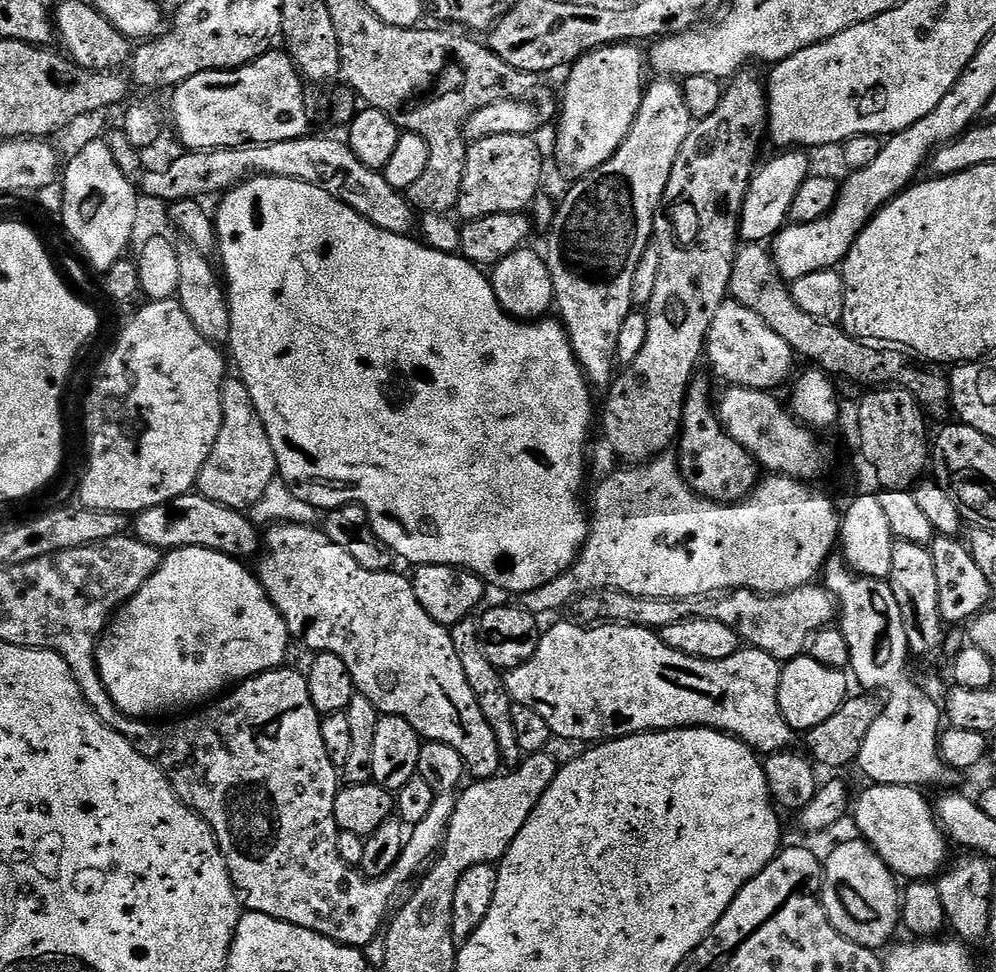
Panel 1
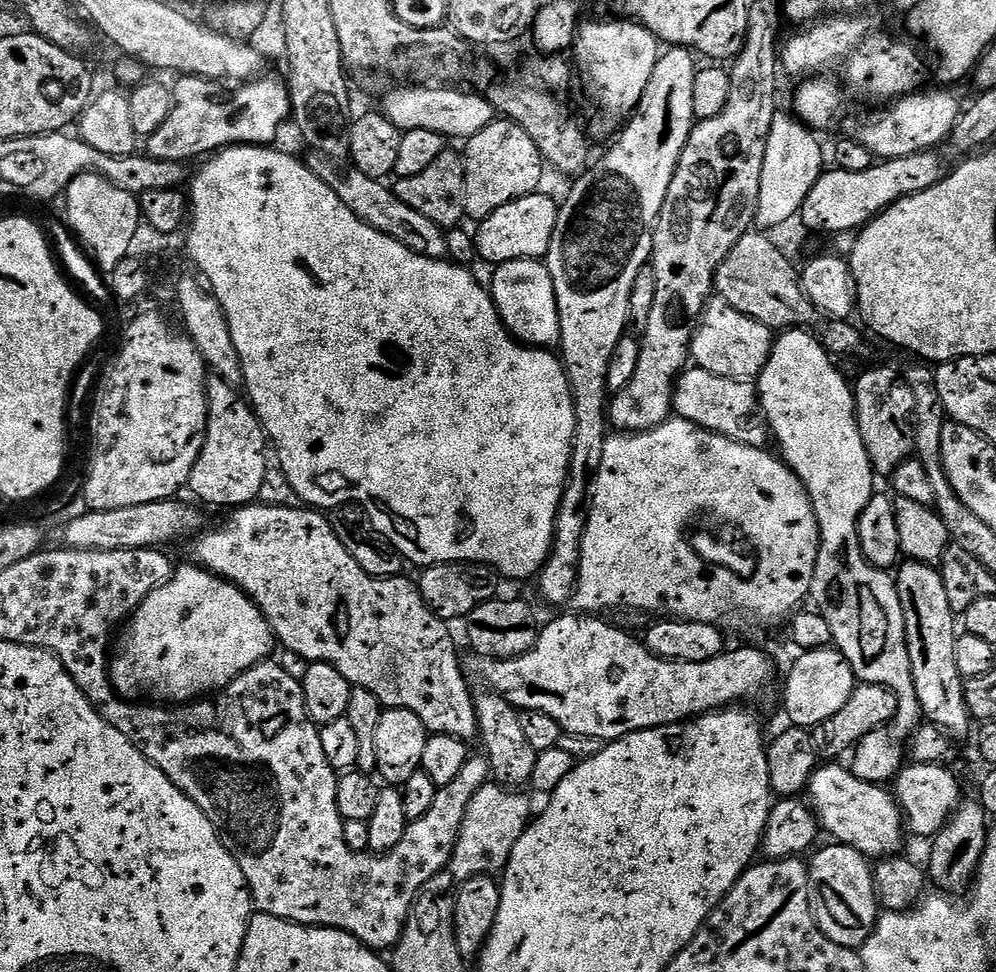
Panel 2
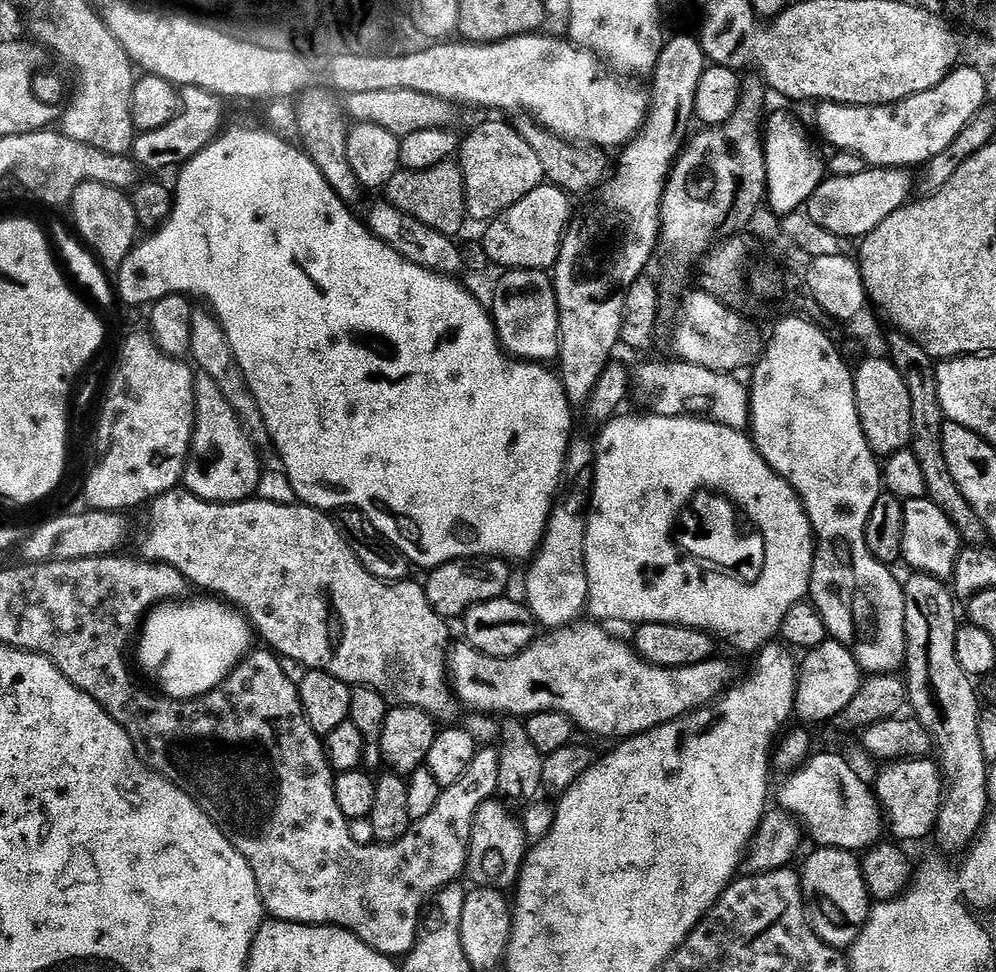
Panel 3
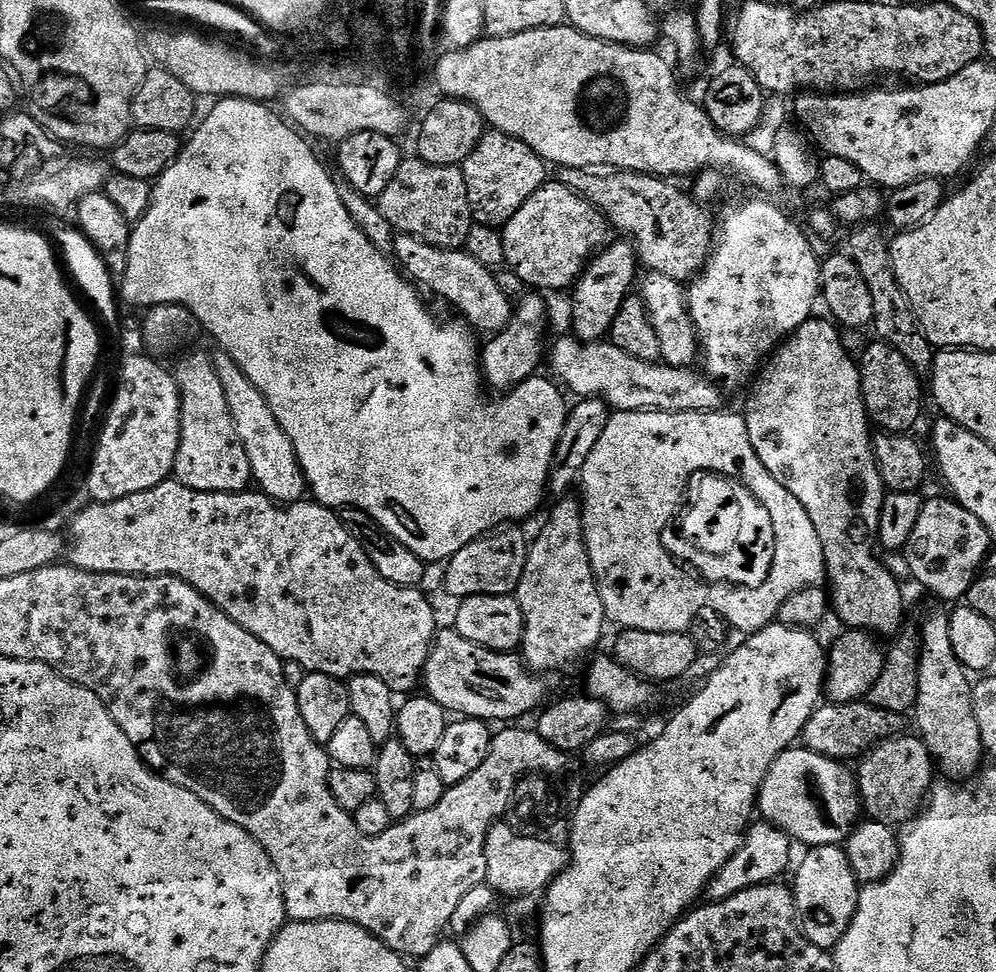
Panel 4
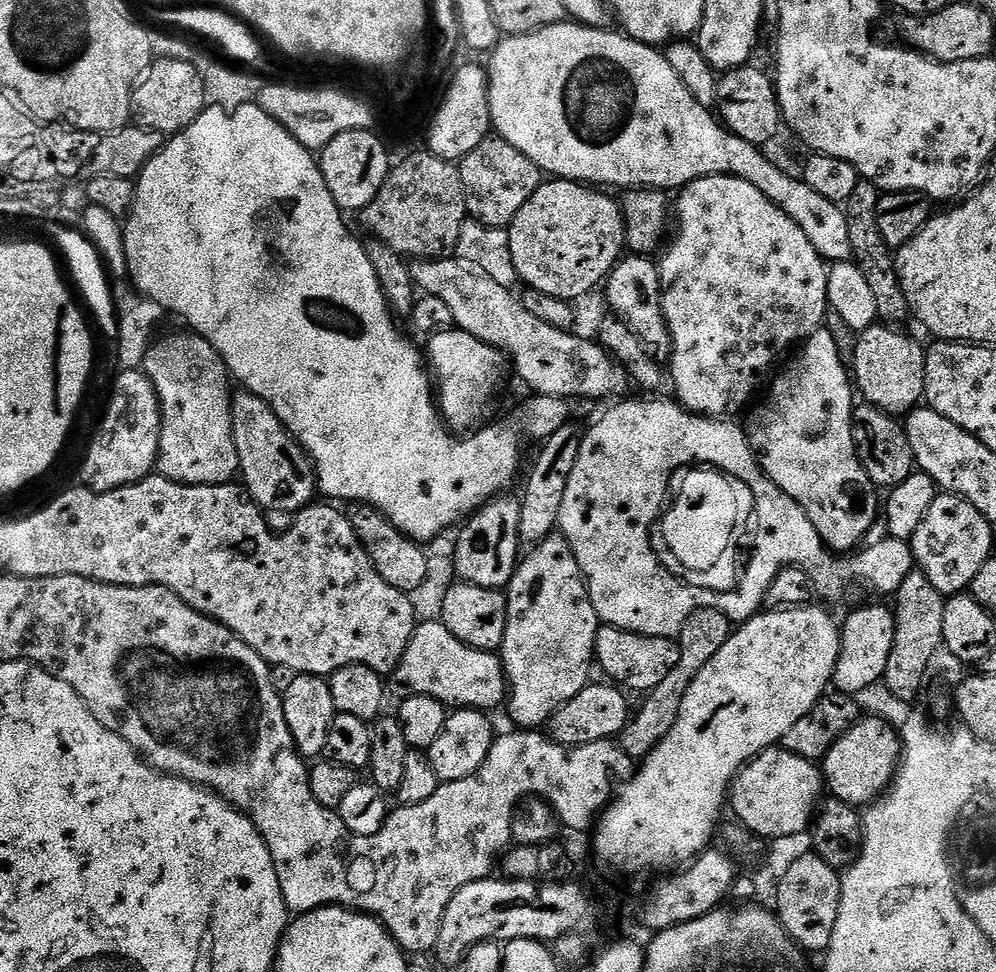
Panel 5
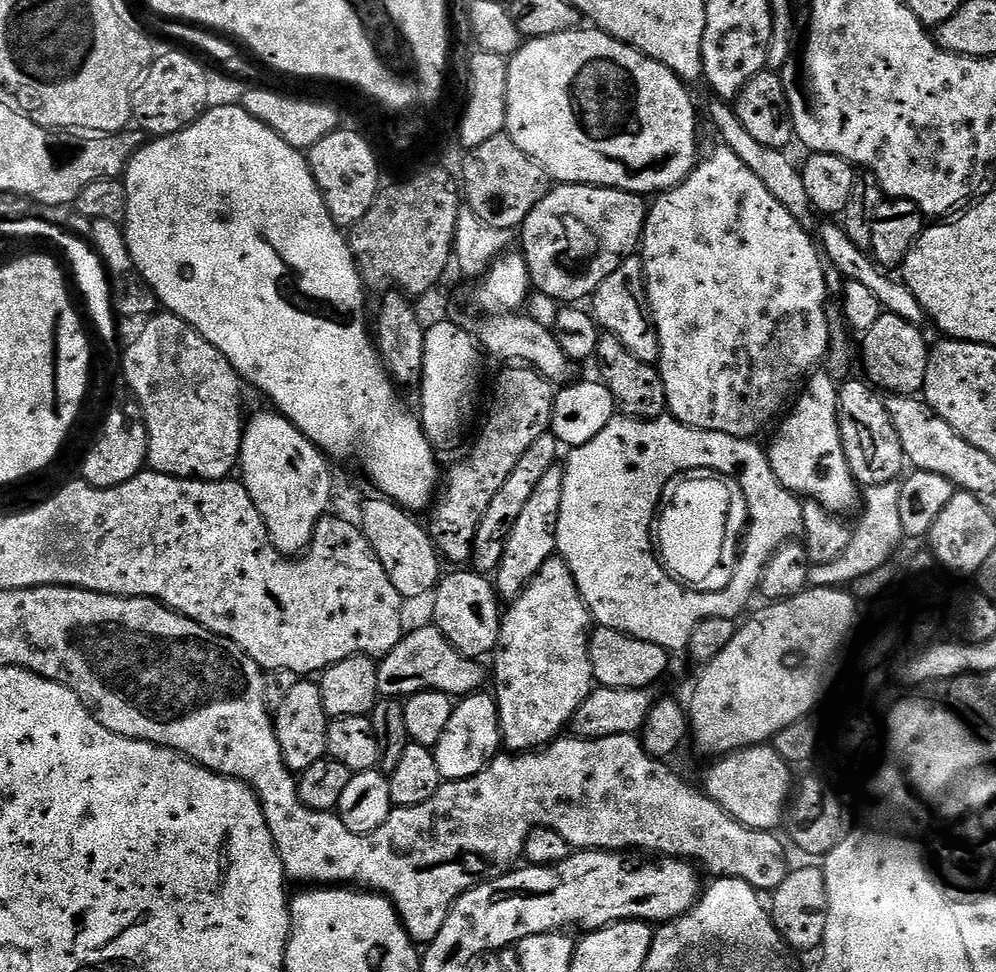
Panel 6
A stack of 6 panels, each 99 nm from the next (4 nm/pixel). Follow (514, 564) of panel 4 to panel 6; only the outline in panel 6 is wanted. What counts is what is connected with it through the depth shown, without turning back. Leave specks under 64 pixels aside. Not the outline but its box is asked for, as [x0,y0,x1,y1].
[470,431,561,574]

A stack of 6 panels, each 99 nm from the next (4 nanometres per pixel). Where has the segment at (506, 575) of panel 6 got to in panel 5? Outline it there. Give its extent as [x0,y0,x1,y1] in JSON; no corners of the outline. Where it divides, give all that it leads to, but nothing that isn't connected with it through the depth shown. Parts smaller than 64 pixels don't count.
[520,422,582,546]

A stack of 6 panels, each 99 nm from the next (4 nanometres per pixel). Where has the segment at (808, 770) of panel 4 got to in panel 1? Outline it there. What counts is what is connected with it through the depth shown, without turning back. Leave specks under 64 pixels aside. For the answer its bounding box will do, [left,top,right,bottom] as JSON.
[851,784,949,881]

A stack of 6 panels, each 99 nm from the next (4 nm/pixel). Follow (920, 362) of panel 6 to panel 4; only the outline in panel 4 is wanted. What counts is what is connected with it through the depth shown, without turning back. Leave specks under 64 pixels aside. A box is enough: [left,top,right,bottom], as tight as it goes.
[858,342,921,434]

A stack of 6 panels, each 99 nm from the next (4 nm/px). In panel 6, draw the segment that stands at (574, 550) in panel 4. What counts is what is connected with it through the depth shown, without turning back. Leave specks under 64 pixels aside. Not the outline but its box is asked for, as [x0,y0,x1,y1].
[496,560,594,753]

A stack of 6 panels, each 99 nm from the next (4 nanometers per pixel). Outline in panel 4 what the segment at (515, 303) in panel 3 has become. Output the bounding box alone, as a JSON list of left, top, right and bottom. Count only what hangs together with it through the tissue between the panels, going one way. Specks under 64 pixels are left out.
[482,294,548,393]

